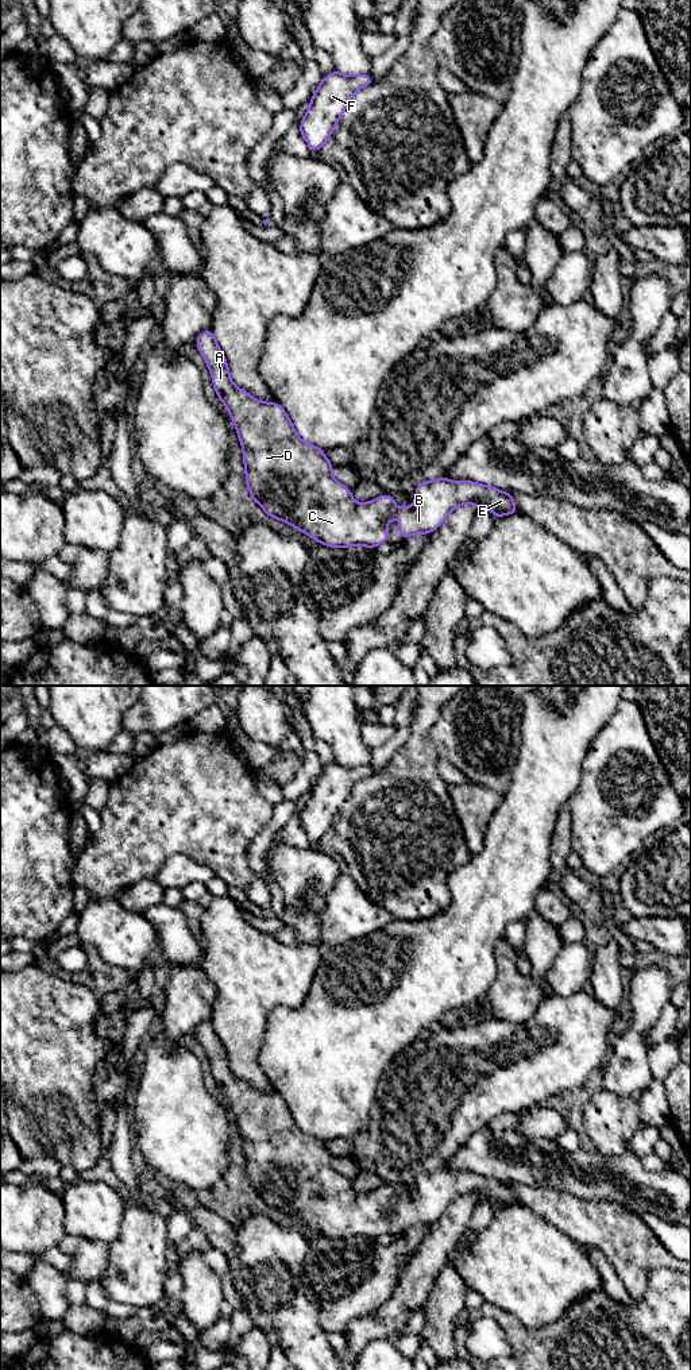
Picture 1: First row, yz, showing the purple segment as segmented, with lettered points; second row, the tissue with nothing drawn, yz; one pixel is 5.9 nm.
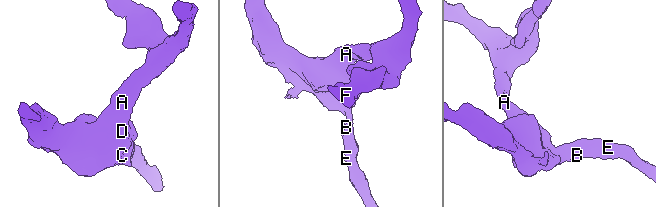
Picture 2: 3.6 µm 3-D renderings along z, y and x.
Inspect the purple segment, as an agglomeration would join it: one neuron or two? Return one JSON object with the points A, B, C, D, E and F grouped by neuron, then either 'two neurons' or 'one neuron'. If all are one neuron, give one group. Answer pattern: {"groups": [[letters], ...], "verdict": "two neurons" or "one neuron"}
{"groups": [["A", "B", "C", "D", "E", "F"]], "verdict": "one neuron"}

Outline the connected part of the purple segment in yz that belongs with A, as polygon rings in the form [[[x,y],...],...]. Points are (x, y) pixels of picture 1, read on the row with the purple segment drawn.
[[[212,328],[197,336],[196,346],[236,427],[250,499],[269,517],[305,532],[320,544],[374,549],[389,540],[386,524],[395,516],[401,540],[428,535],[464,503],[475,503],[478,513],[490,509],[494,518],[520,513],[512,493],[467,479],[452,482],[447,476],[421,482],[414,491],[416,502],[401,510],[389,494],[358,503],[351,489],[333,478],[333,464],[325,451],[300,439],[278,402],[258,401],[232,382]]]

